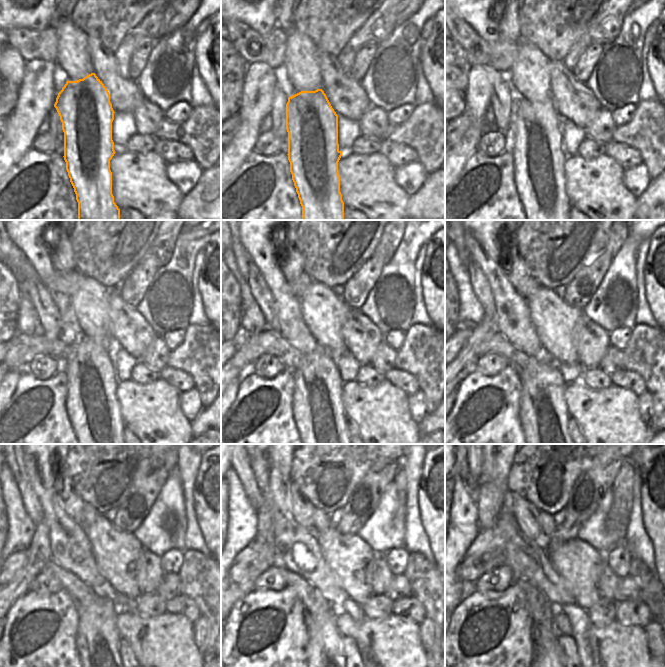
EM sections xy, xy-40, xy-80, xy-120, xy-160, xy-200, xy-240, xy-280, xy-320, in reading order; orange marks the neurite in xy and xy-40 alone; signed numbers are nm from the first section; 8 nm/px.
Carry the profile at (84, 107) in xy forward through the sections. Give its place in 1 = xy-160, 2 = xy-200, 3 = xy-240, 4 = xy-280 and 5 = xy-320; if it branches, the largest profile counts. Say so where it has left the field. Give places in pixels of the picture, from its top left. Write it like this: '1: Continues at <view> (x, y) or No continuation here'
1: Continues at xy-160 (317, 407)
2: Continues at xy-200 (543, 415)
3: Continues at xy-240 (98, 641)
4: Continues at xy-280 (324, 647)
5: Continues at xy-320 (555, 647)

